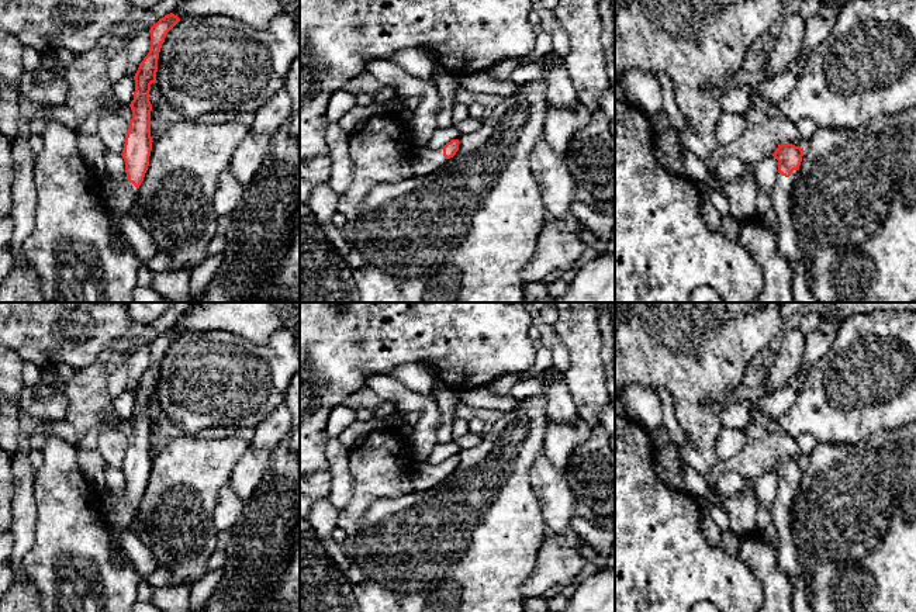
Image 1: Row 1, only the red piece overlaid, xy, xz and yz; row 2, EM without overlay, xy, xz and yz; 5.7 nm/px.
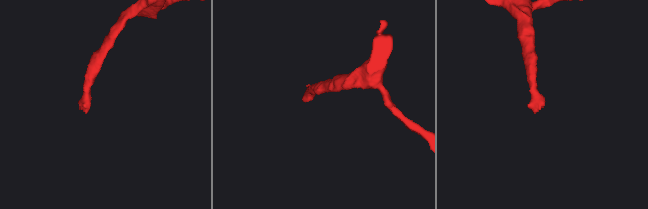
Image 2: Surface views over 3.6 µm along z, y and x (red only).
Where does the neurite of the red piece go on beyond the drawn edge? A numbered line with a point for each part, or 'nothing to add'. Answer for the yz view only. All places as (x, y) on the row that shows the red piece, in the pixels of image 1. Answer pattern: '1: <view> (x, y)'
1: yz (787, 238)

